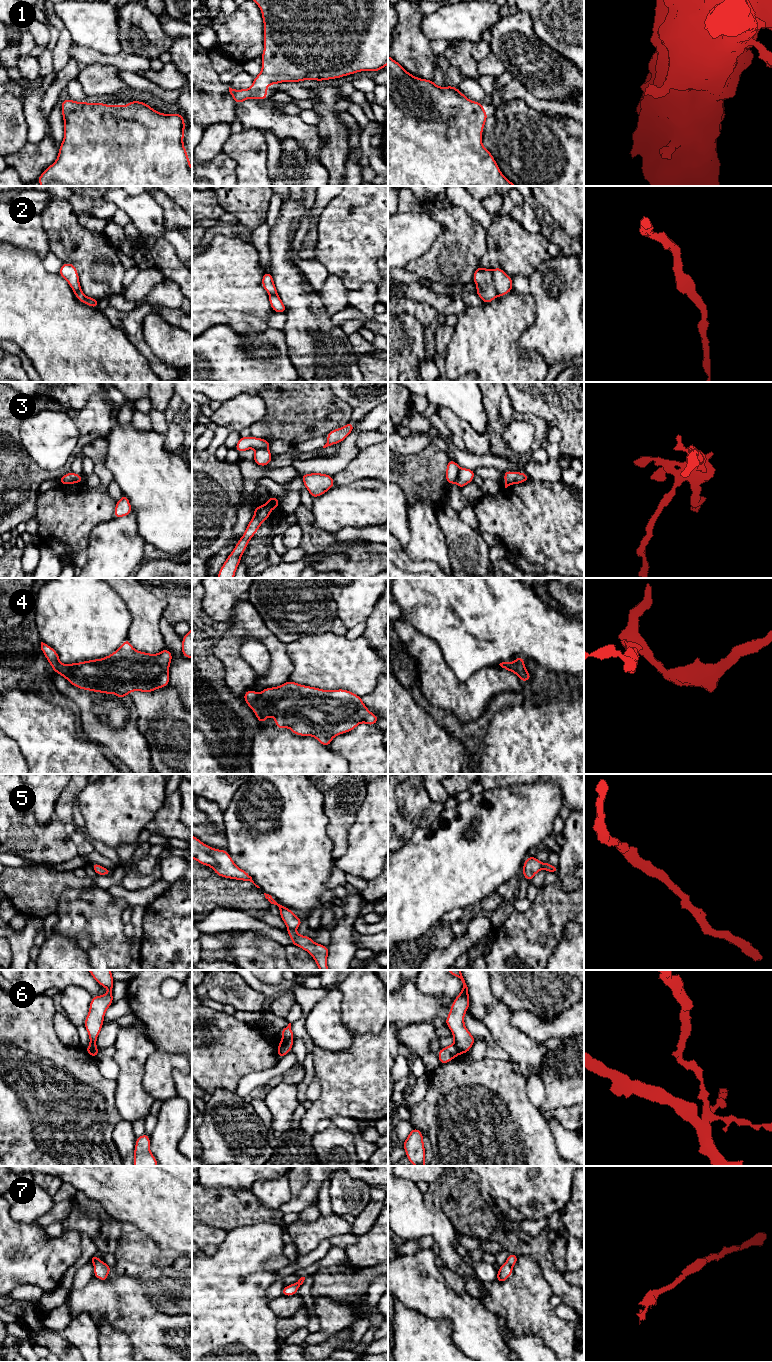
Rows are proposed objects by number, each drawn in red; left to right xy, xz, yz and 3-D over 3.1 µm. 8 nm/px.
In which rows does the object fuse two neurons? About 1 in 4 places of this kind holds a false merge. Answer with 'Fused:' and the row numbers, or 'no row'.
Fused: 6

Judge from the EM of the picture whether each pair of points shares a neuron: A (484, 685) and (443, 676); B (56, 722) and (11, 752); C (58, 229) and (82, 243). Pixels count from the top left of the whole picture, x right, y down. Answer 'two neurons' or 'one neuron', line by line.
A: one neuron
B: two neurons
C: one neuron

